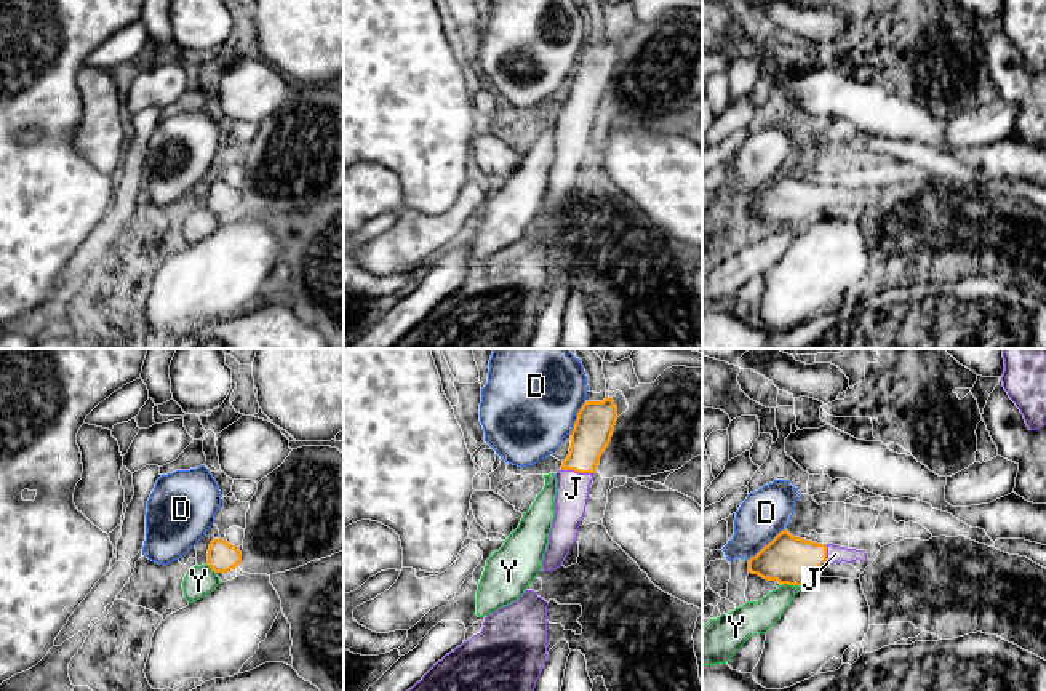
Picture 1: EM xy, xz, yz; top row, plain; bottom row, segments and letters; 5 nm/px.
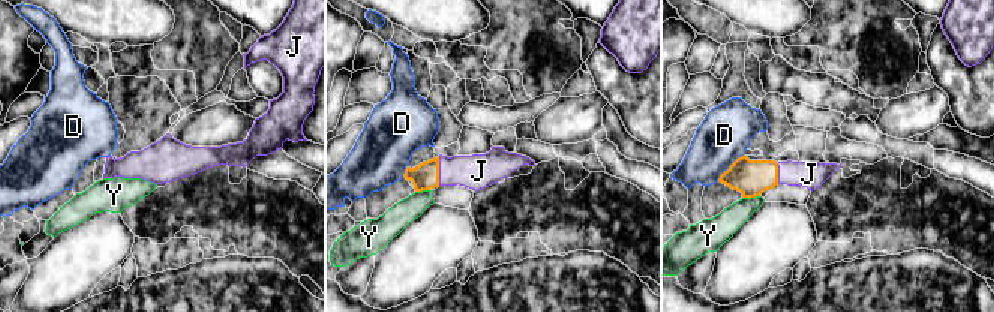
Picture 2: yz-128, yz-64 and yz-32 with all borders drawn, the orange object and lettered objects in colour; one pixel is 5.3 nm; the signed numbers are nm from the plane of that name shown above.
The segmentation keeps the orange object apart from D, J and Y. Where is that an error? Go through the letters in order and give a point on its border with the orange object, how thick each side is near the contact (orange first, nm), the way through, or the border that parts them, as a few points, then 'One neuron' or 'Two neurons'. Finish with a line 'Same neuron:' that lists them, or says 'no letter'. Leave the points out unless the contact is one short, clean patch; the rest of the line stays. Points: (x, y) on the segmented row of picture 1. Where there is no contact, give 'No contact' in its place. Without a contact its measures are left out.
D: Touches orange at yz (768, 544). Thickness 240 nm (orange) against 240 nm. Boundary: yz (784, 528), (749, 560). Two neurons
J: Touches orange at xz (578, 472). Thickness 200 nm (orange) against 170 nm. Path across: xz (594, 427), (578, 472), (573, 488). One neuron
Y: Touches orange at yz (790, 584). Thickness 240 nm (orange) against 160 nm. Boundary: yz (802, 584), (781, 586). Two neurons
Same neuron: J

